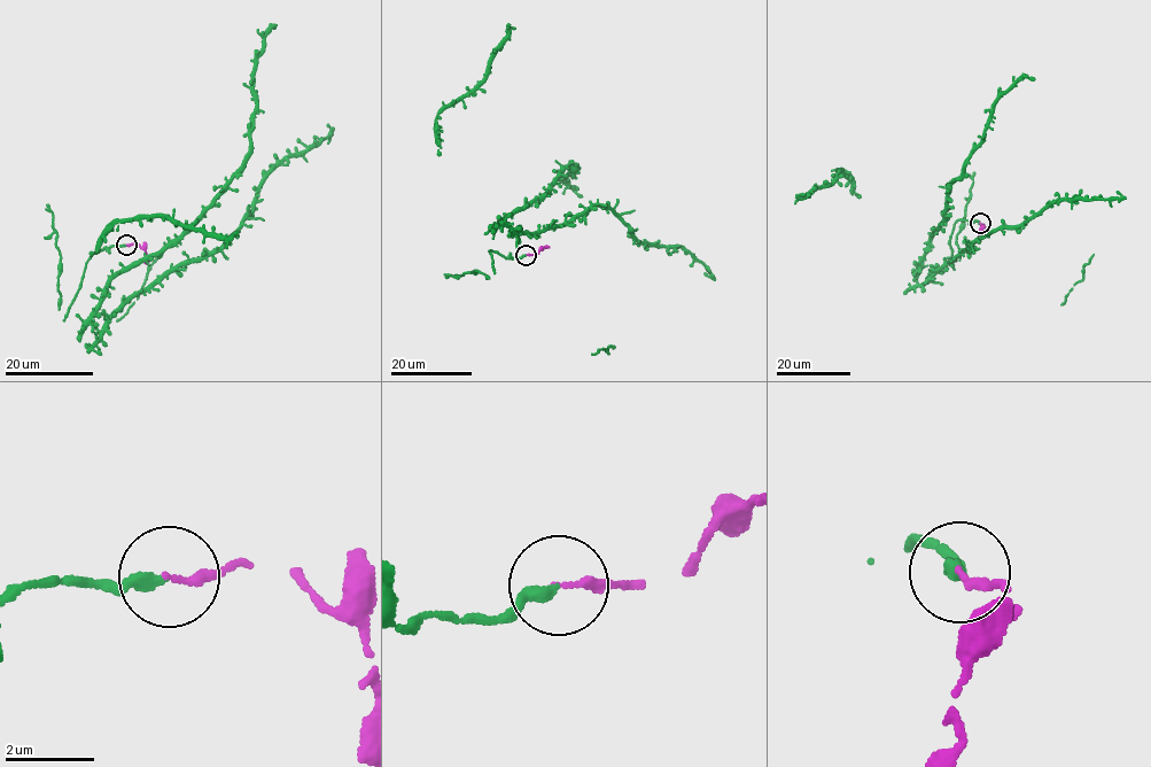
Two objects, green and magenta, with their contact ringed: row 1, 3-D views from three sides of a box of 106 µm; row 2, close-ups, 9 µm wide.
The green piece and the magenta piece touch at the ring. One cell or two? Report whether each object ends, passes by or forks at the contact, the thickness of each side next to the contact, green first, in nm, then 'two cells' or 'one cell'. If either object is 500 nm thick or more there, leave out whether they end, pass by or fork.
green ends | magenta ends | 260/170 nm | one cell

